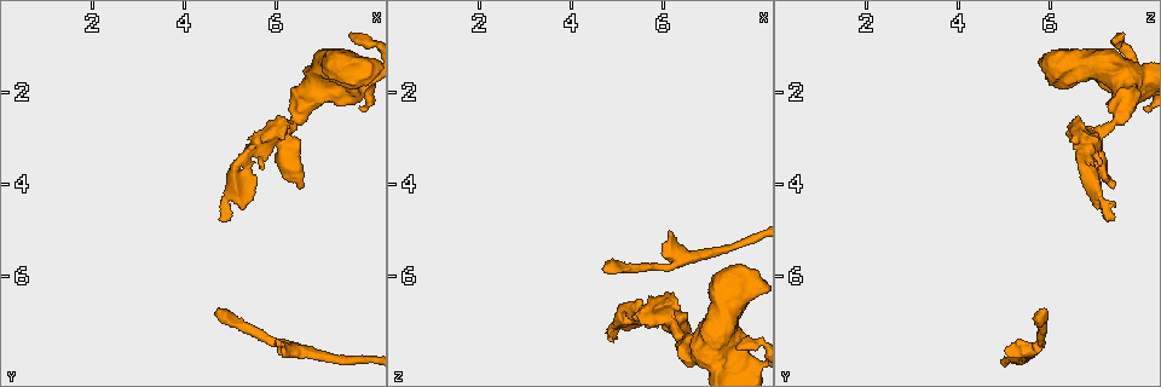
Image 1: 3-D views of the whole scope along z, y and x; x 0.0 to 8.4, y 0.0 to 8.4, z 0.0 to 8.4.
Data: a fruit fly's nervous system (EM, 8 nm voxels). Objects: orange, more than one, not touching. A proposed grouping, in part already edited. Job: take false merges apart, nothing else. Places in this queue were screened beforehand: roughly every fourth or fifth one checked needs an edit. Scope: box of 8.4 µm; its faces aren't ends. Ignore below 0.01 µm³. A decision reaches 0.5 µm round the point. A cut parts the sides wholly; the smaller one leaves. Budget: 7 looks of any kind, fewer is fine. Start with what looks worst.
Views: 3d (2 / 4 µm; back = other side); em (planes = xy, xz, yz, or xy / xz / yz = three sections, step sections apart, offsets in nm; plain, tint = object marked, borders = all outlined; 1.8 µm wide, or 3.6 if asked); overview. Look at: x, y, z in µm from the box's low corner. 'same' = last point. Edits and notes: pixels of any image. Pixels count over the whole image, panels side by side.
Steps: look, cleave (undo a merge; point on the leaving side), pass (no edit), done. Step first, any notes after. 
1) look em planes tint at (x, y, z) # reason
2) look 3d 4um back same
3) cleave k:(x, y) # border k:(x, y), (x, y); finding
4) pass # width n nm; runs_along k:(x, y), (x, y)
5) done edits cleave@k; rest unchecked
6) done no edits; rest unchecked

look 3d 4um at (5.10, 3.65, 6.80) # a narrow waist

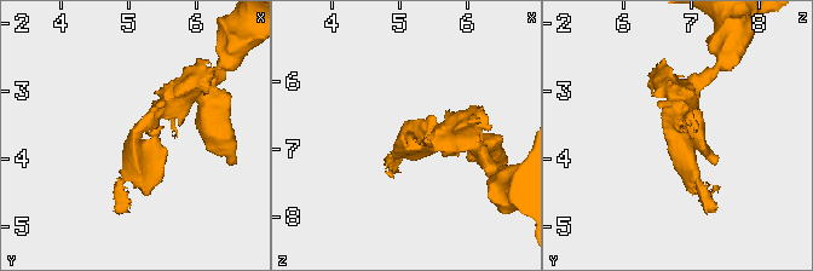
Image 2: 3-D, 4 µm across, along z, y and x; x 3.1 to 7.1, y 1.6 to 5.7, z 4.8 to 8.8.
look em planes plain at (5.10, 3.70, 6.80) # arm_widths 180, 300 nm

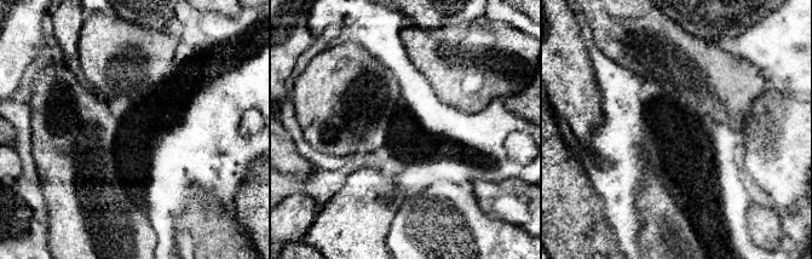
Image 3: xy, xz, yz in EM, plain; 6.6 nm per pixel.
look em planes tint same

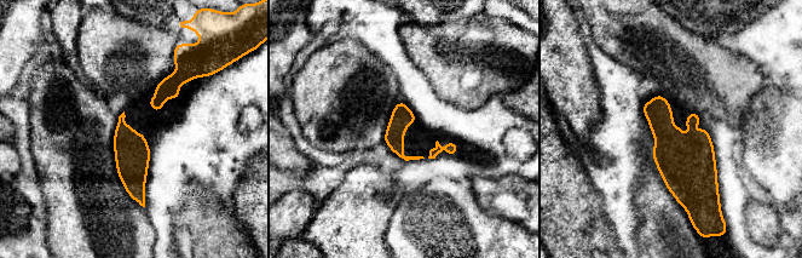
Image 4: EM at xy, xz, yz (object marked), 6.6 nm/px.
pass # one cell here

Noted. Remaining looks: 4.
look em 3.6um yz step 8 tint at (6.30, 7.55, 5.55) # branch point

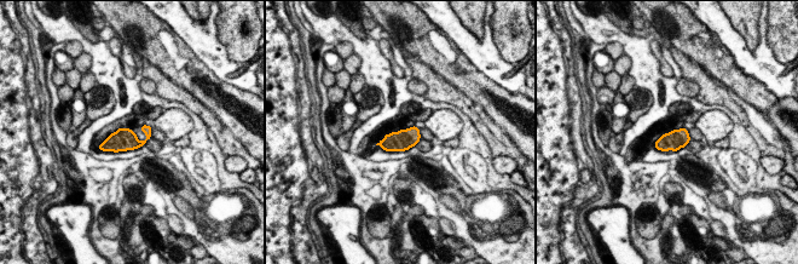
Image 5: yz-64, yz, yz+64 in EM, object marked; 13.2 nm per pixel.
pass # continuous, no second cell

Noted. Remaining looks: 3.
look 3d 4um at (7.25, 1.70, 7.90) # sudden change in width

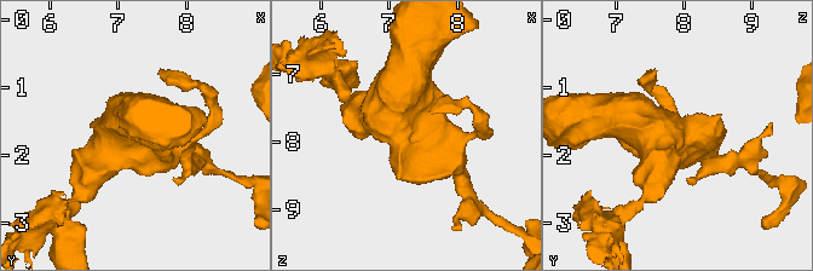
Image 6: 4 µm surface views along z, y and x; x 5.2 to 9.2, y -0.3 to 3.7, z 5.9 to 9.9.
look em 3.6um planes tint at (7.25, 1.80, 7.90)

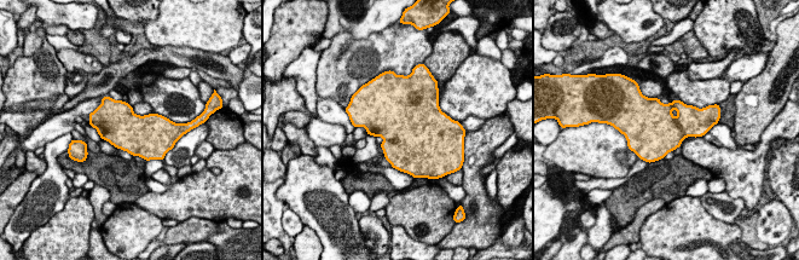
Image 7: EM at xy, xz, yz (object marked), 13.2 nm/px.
pass # width 550 nm; continuous, no second cell

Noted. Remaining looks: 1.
done no edits; rest unchecked

